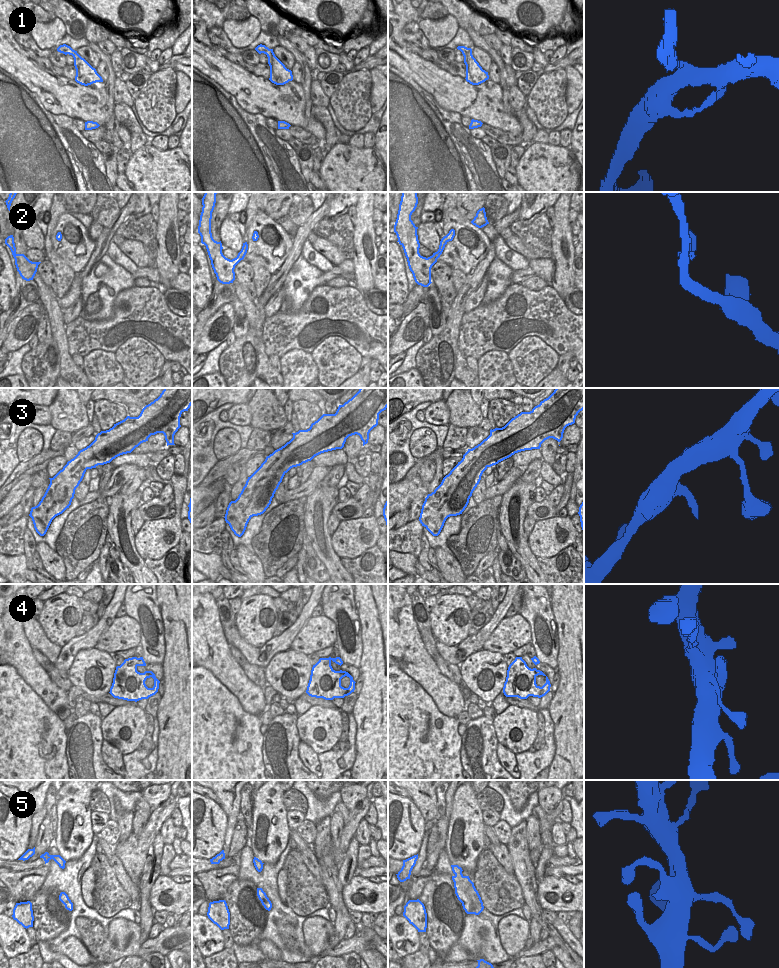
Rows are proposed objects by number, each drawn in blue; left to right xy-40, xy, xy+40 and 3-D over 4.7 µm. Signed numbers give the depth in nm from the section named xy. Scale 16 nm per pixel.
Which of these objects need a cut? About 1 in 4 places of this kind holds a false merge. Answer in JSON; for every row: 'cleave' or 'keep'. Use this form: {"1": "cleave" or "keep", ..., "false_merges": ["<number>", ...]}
{"1": "keep", "2": "keep", "3": "keep", "4": "keep", "5": "keep", "false_merges": []}

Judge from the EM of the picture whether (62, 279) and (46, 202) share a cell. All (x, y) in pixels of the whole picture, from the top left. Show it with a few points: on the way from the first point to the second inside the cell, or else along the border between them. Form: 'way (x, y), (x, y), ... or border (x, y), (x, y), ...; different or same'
border (52, 202), (48, 211); different

